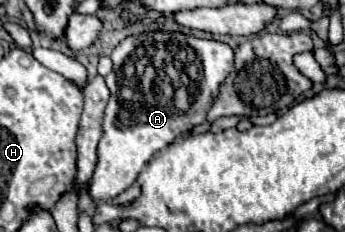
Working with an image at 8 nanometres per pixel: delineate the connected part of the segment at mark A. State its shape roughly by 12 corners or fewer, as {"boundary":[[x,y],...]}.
{"boundary":[[129,36],[87,188],[107,204],[205,122],[227,44]]}

